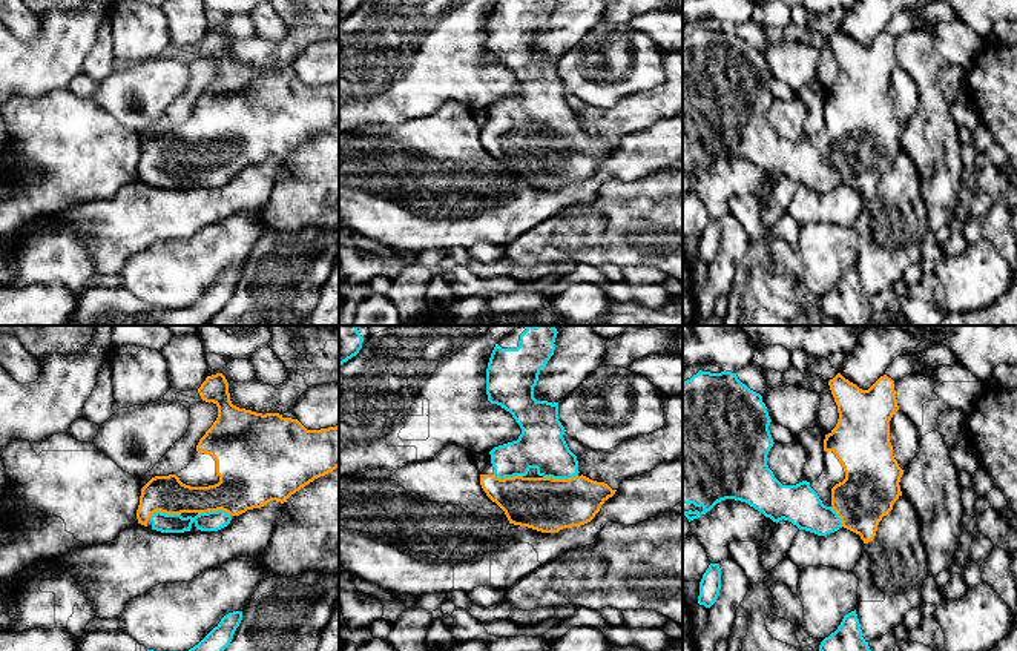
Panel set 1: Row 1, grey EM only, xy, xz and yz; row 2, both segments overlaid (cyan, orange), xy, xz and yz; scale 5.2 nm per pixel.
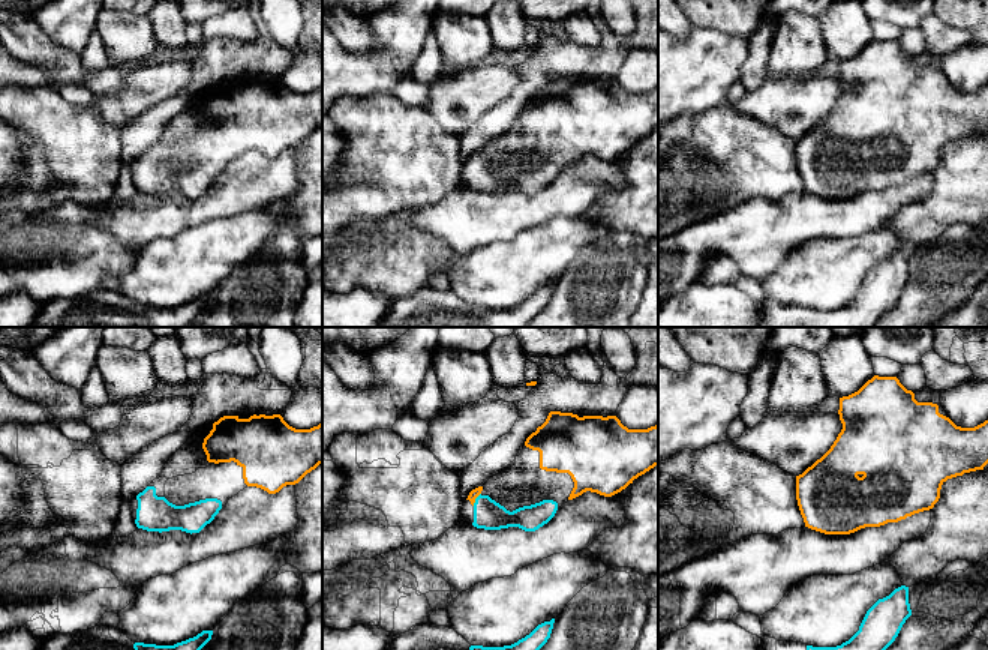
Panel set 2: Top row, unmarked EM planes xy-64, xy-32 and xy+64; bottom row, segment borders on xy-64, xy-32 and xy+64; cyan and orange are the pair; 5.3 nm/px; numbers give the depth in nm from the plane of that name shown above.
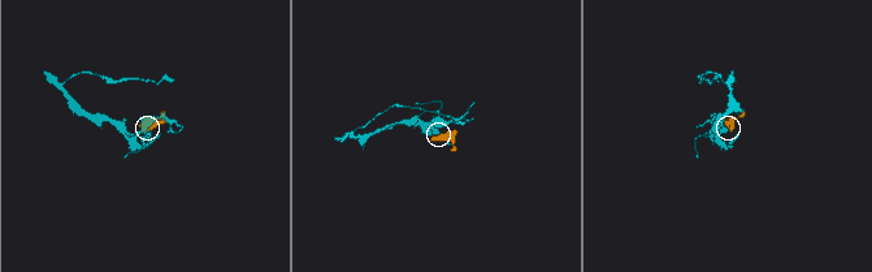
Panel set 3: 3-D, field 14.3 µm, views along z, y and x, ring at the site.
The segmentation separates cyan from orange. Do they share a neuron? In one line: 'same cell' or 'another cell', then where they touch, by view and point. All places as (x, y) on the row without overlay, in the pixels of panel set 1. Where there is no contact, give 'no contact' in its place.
same cell | xz (560, 134)

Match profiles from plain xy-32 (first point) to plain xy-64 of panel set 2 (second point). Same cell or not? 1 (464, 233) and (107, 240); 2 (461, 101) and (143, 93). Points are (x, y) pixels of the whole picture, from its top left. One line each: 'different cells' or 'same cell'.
1: different cells
2: same cell

